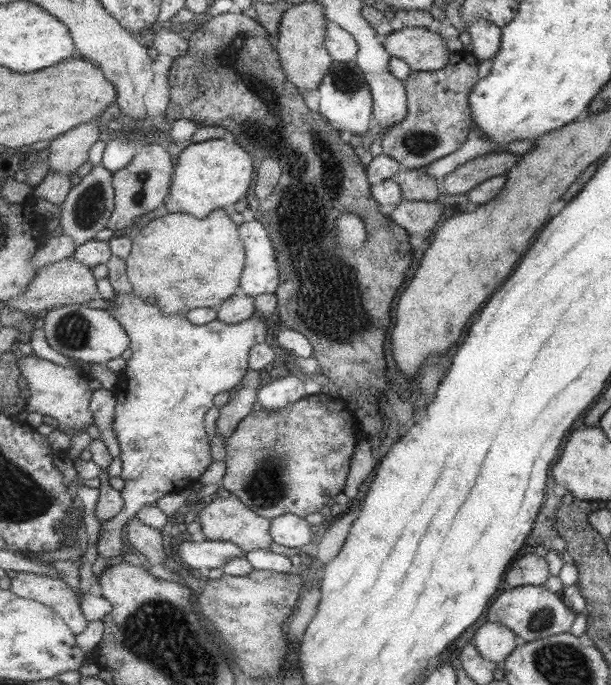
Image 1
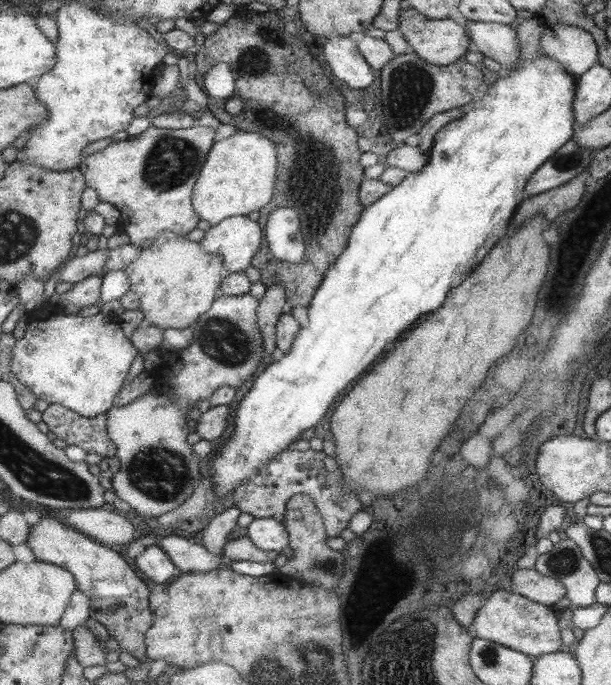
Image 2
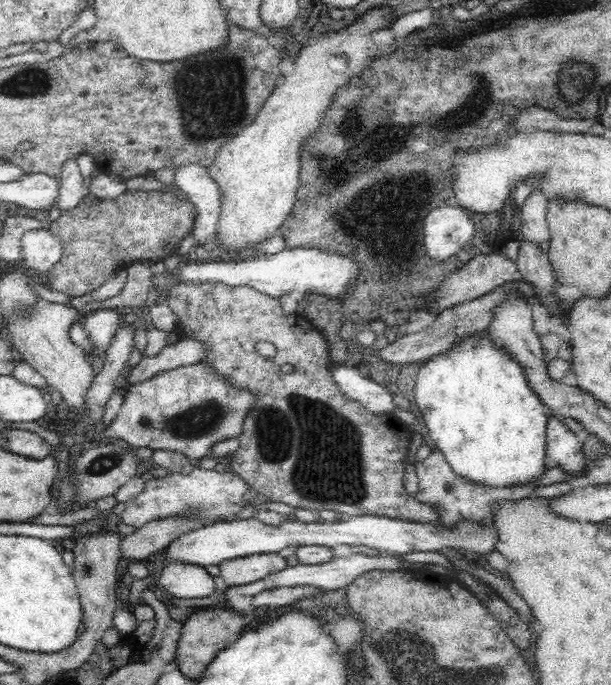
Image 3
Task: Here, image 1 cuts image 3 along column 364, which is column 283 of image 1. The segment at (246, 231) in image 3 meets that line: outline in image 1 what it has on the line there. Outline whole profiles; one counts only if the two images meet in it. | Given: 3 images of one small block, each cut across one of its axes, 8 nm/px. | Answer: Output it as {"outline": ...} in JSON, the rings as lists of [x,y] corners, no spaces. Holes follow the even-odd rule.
{"outline":[[[317,1],[294,4],[280,18],[278,37],[273,42],[273,48],[277,52],[280,68],[287,82],[291,82],[298,91],[318,90],[325,72],[332,64],[323,46],[326,39],[326,21],[324,6]]]}

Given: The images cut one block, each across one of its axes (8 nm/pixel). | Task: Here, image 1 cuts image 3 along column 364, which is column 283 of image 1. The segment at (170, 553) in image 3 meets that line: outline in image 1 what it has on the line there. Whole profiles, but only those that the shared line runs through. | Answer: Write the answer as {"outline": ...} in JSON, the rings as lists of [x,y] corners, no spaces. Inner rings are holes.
{"outline":[[[285,513],[271,519],[269,537],[274,544],[287,548],[299,548],[314,539],[314,536],[309,533],[309,527],[303,518]]]}

